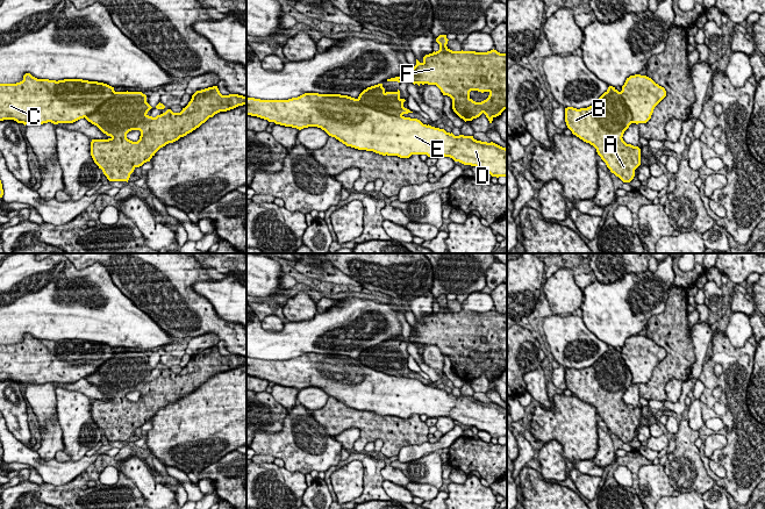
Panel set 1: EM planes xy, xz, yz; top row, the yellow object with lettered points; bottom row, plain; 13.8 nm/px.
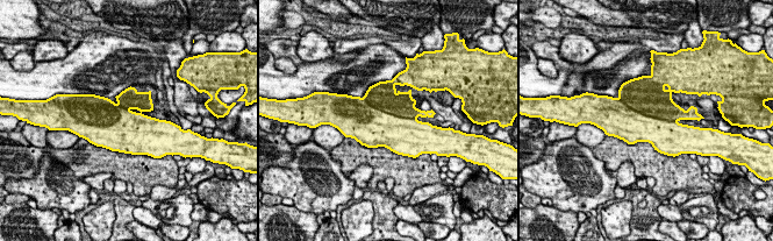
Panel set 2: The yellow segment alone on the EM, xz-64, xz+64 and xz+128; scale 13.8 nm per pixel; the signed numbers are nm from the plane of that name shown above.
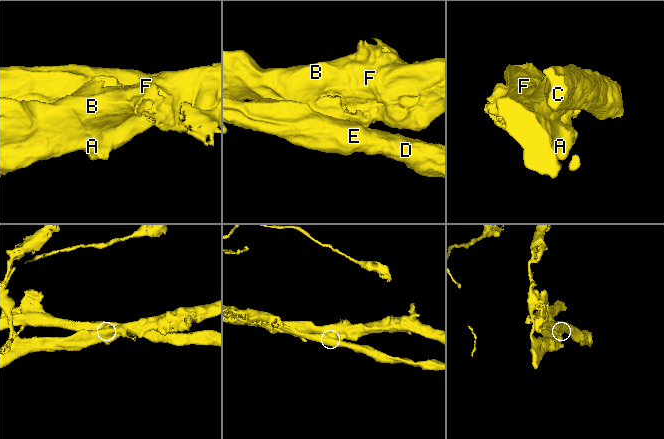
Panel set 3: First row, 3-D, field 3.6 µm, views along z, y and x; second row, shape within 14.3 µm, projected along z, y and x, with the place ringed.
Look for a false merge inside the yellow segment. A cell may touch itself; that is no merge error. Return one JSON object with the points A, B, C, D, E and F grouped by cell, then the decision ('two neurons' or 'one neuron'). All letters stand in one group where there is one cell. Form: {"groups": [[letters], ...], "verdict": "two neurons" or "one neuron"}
{"groups": [["A", "B", "F"], ["C", "D", "E"]], "verdict": "two neurons"}

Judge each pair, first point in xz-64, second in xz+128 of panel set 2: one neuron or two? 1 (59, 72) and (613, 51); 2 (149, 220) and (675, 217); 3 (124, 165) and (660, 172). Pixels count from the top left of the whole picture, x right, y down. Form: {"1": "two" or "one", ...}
{"1": "two", "2": "one", "3": "one"}

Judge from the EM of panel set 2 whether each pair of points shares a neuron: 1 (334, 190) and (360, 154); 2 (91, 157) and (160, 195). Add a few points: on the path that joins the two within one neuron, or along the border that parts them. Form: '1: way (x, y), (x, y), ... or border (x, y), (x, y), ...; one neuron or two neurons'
1: border (330, 150), (346, 176); two neurons
2: border (176, 184), (173, 186), (155, 185), (149, 193); two neurons

